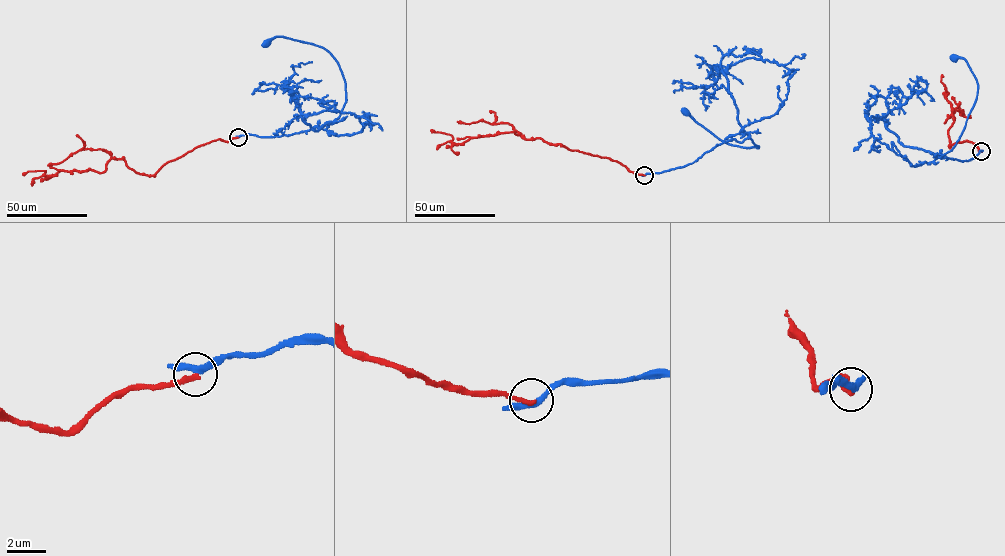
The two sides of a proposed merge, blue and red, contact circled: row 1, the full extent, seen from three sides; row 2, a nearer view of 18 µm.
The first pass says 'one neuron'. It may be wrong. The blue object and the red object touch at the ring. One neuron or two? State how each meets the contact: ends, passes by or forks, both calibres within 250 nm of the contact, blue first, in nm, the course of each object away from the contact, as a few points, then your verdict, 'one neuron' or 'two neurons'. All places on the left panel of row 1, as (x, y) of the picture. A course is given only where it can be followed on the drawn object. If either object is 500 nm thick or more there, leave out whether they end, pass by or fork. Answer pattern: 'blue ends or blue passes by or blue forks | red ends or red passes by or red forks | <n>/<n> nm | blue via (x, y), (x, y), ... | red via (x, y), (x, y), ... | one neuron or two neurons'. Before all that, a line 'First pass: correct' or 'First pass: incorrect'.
First pass: incorrect
blue passes by | red ends | 280/260 nm | blue via (238, 137), (326, 129), (339, 115), (346, 100), (341, 70), (324, 48), (281, 36), (266, 43) | red via (238, 137), (195, 148), (165, 163), (152, 175), (140, 174), (123, 160), (111, 158), (103, 172), (22, 174) | two neurons

